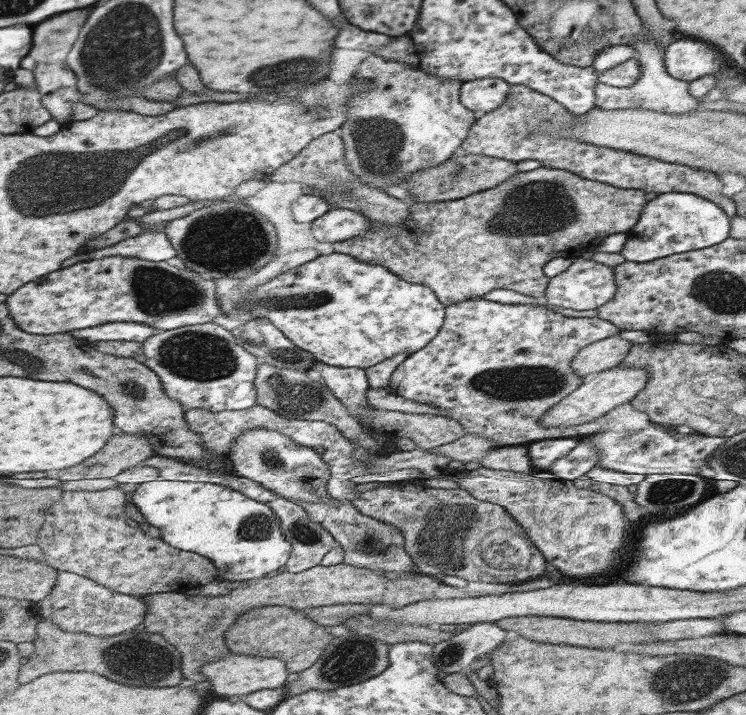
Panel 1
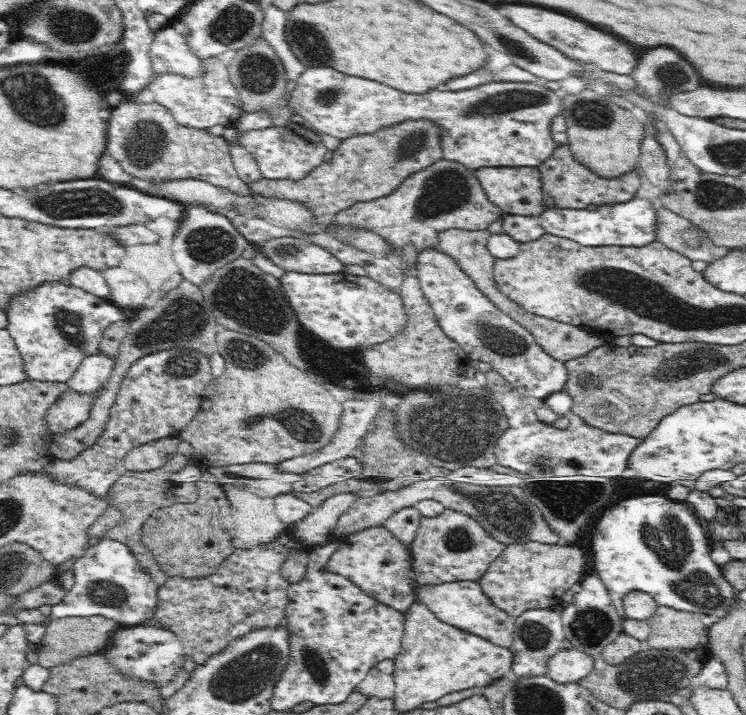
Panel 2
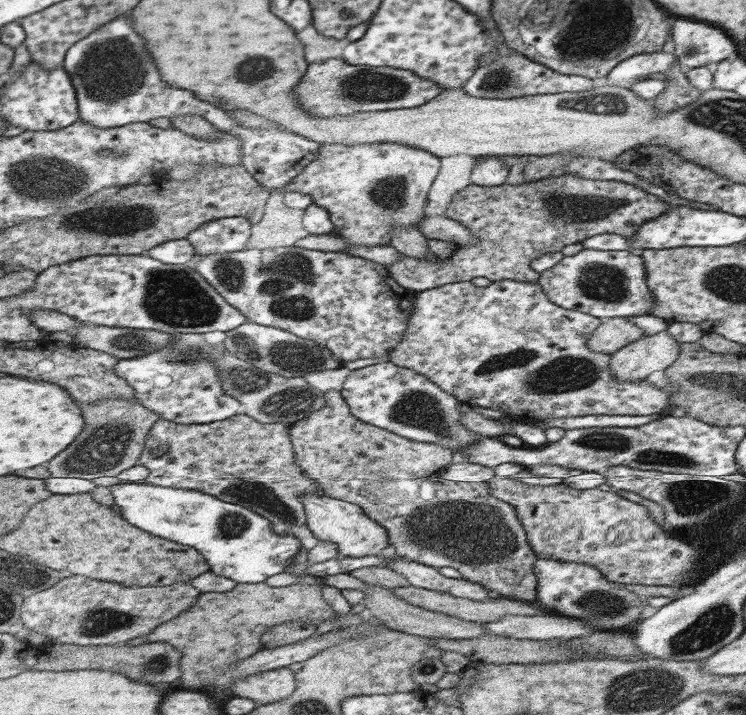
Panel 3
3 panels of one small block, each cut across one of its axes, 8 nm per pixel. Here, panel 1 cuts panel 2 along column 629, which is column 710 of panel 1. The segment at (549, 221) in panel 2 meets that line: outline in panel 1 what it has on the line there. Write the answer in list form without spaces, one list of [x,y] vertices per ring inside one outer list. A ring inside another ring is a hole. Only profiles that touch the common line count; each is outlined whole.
[[[668,192],[646,205],[634,230],[627,232],[626,243],[621,250],[626,261],[650,262],[671,254],[708,248],[730,237],[730,216],[720,206],[702,196],[684,192]]]

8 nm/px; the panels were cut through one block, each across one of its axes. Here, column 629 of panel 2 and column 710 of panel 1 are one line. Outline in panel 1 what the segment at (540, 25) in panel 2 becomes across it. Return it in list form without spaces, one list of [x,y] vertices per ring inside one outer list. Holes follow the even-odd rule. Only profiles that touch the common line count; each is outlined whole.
[[[694,38],[676,40],[667,47],[668,50],[663,54],[665,68],[669,76],[684,82],[715,75],[728,62],[728,58],[718,48]]]

